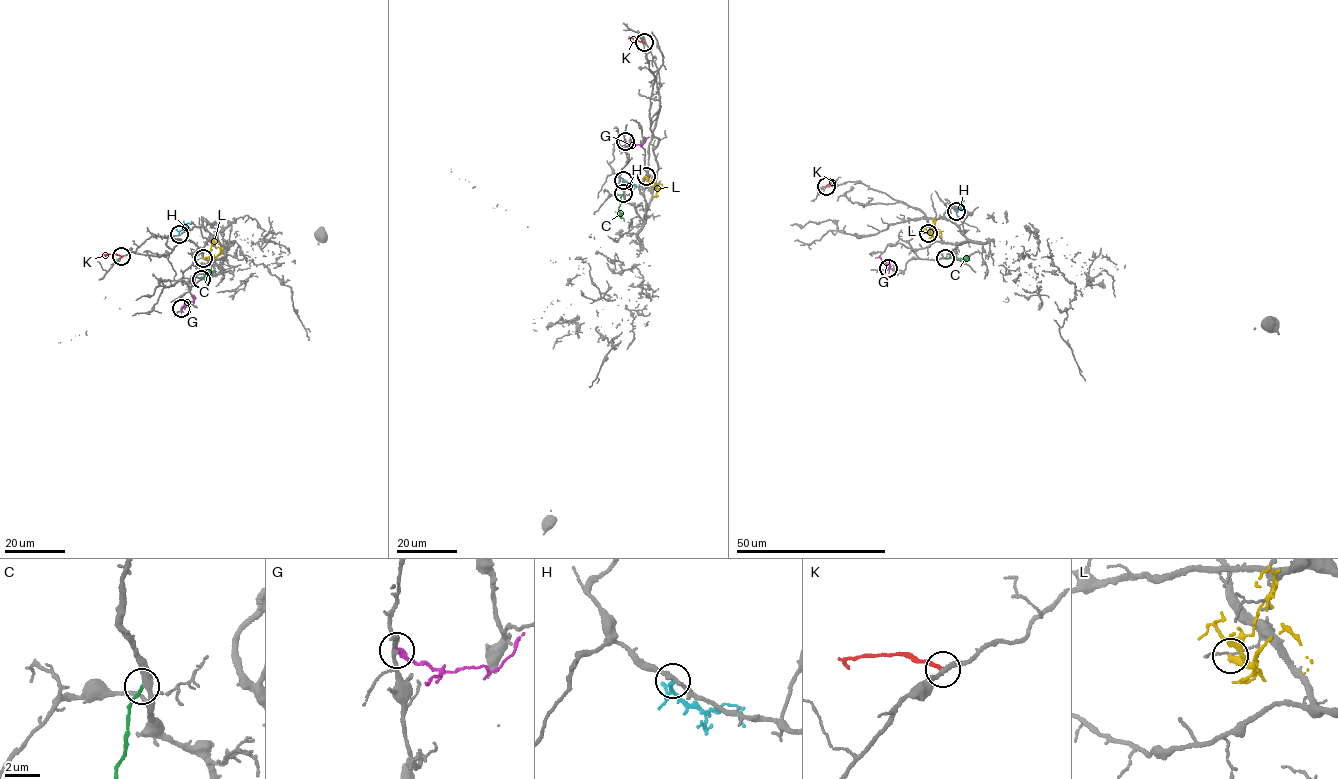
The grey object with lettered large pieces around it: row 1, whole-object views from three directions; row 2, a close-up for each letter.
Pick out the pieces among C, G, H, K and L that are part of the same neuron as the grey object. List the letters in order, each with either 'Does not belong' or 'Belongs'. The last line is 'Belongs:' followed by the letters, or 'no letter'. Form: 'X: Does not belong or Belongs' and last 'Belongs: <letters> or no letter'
C: Does not belong
G: Does not belong
H: Does not belong
K: Does not belong
L: Does not belong
Belongs: no letter

